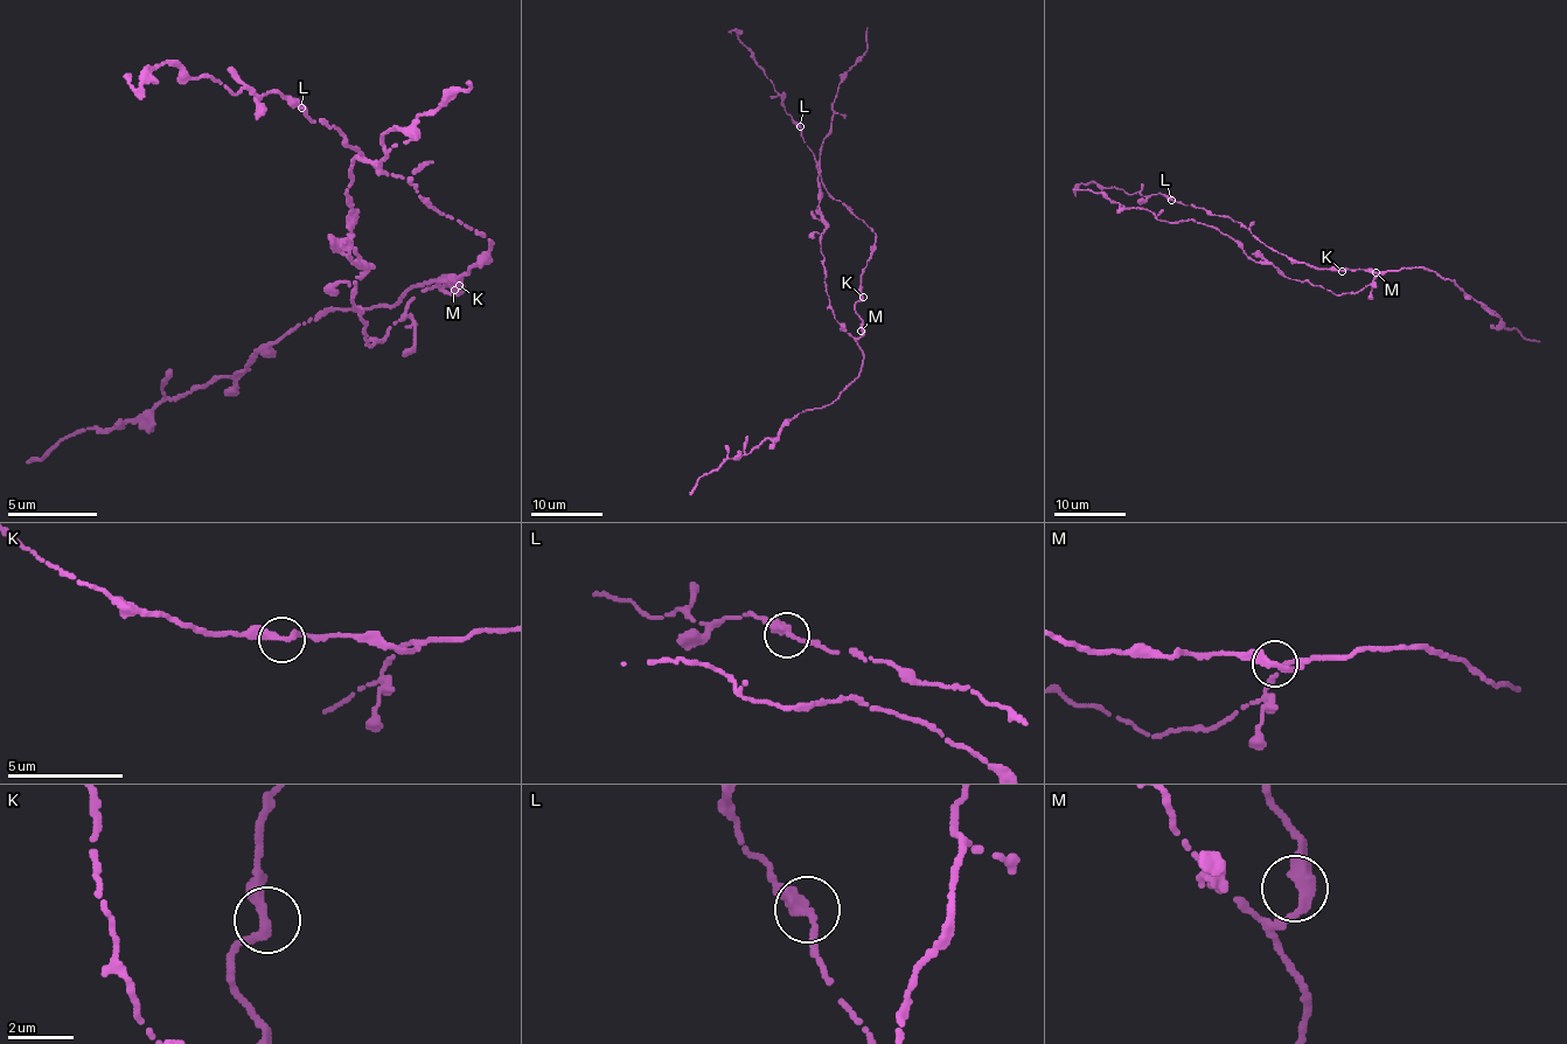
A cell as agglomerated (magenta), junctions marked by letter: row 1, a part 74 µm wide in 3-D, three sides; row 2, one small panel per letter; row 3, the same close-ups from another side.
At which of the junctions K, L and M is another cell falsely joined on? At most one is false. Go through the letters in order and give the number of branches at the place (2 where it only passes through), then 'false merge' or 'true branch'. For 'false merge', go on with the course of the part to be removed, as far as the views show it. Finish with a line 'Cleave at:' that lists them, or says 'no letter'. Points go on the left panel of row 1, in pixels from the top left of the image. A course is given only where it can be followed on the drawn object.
K: branches 2; true branch
L: branches 2; true branch
M: branches 2; true branch
Cleave at: no letter

